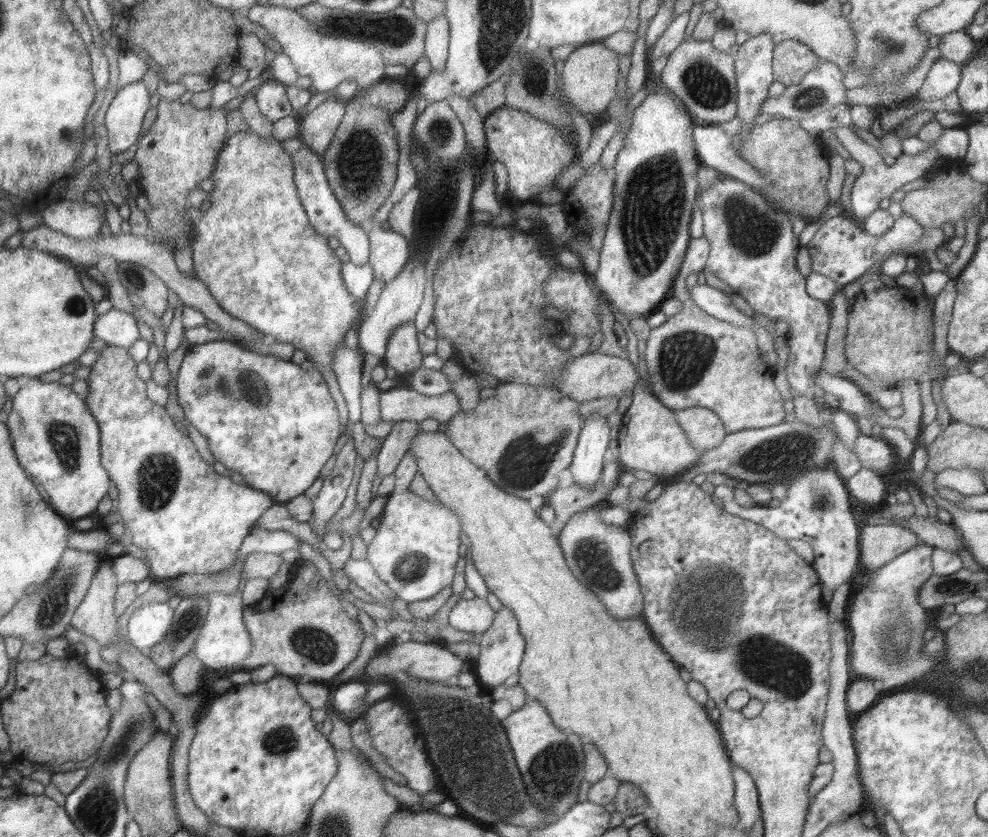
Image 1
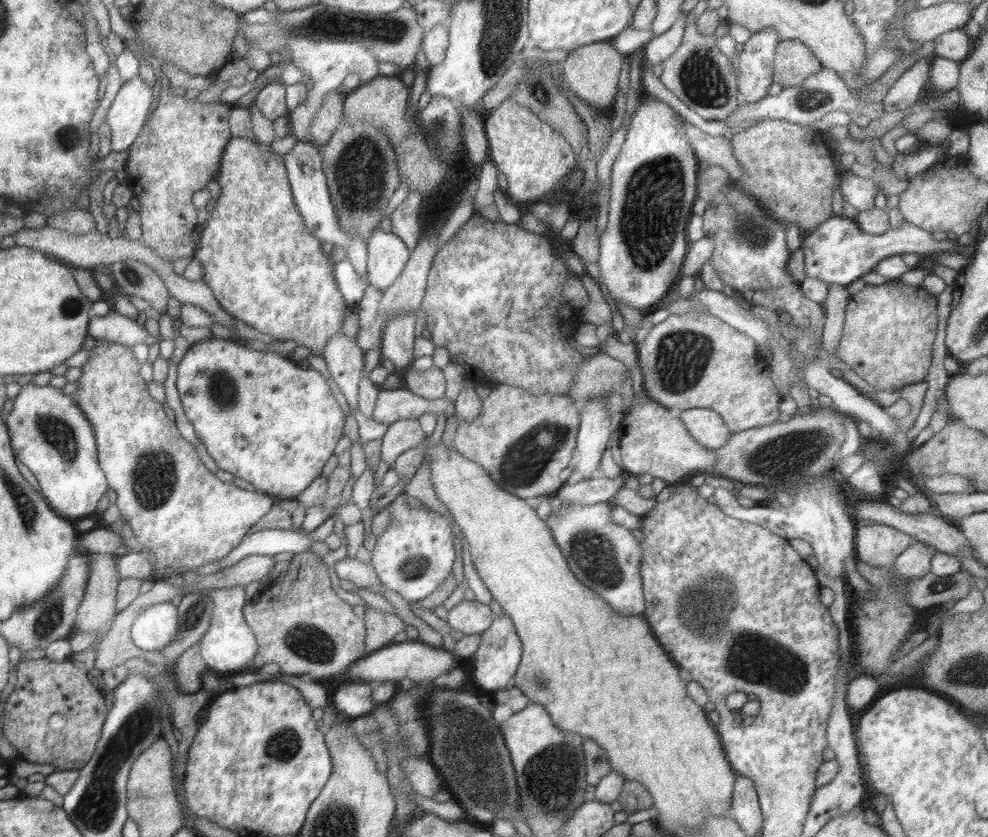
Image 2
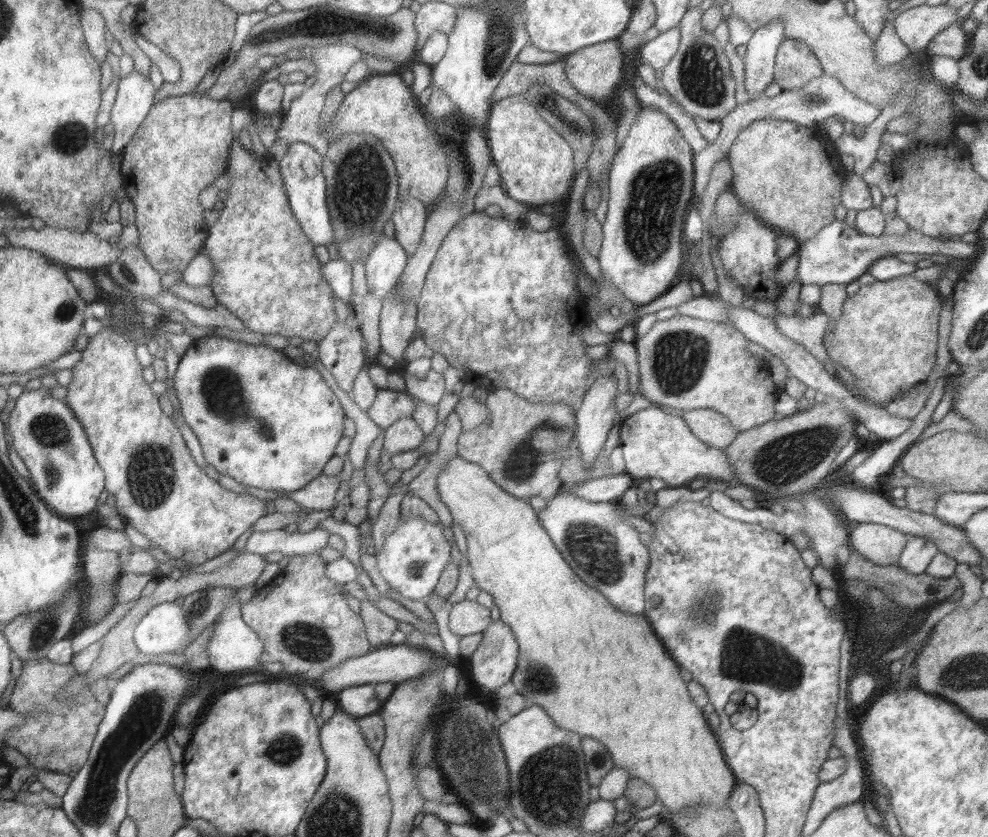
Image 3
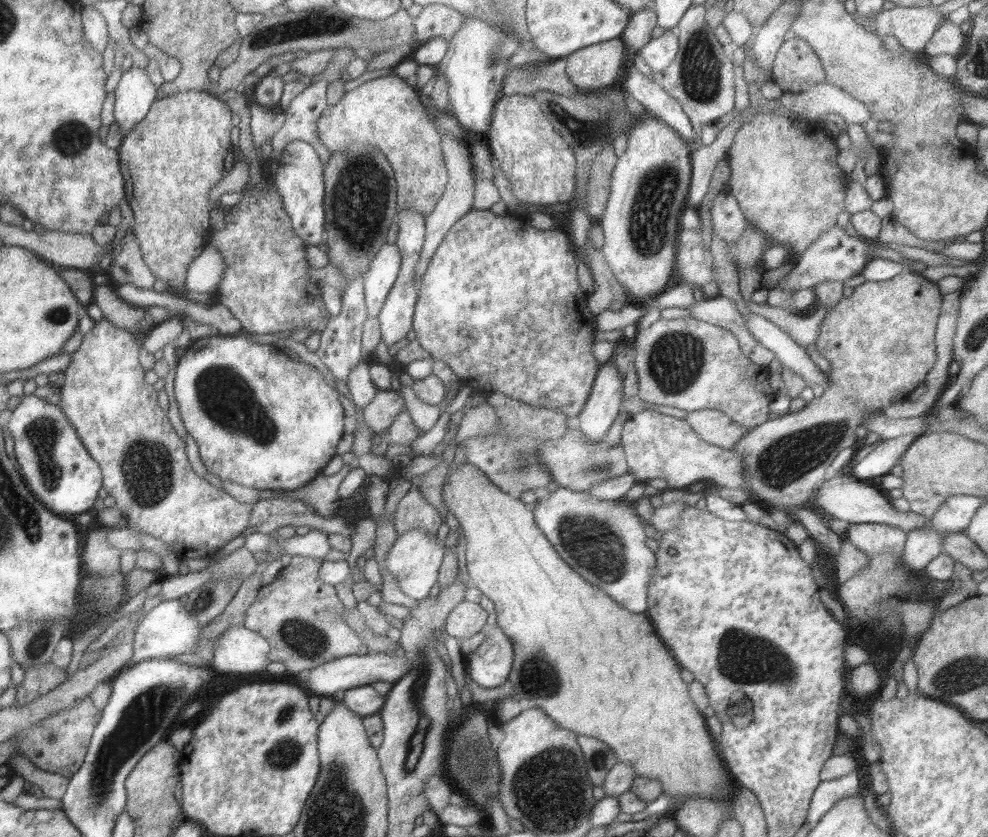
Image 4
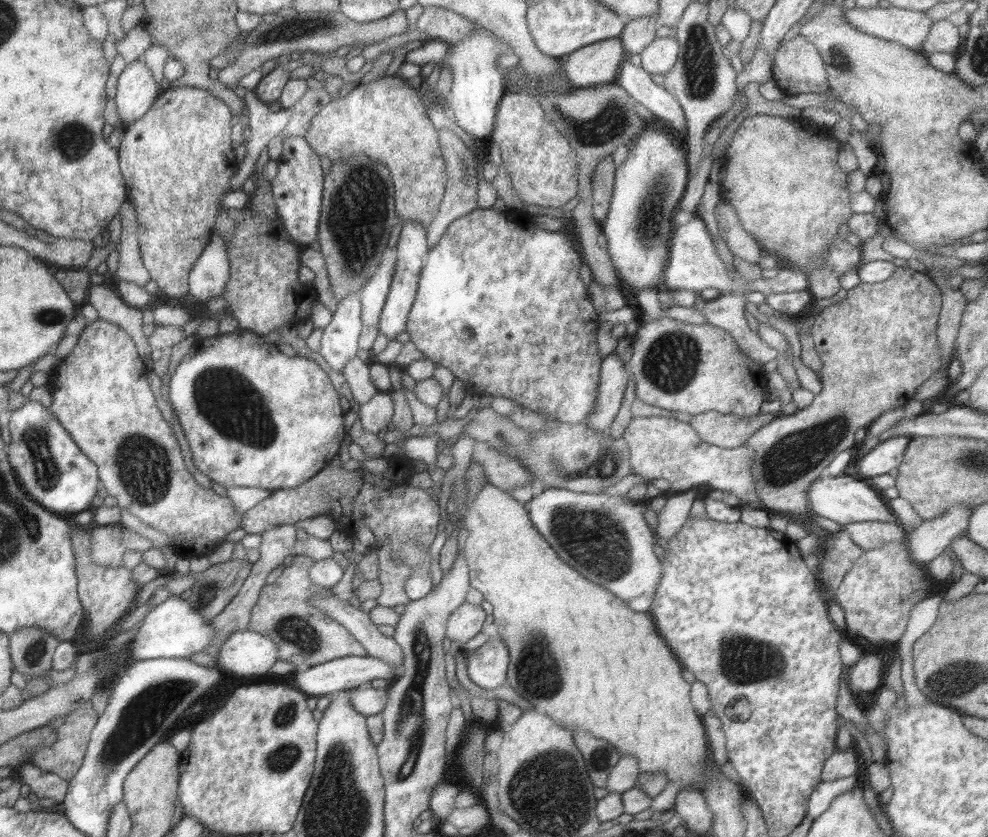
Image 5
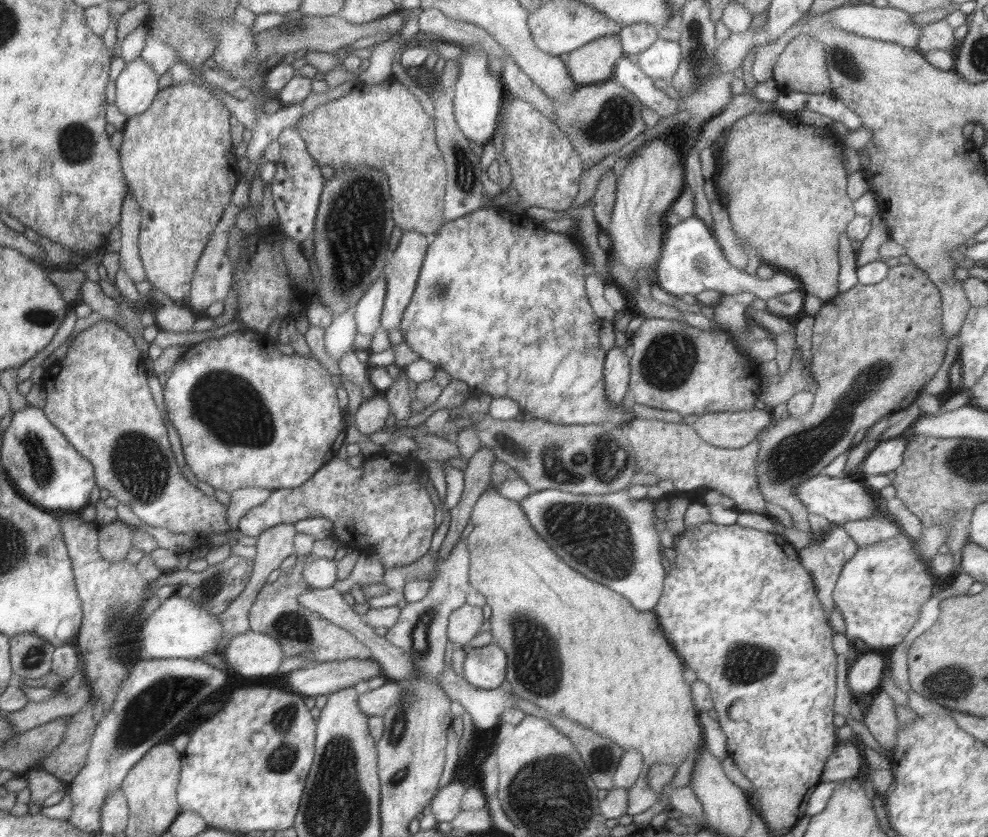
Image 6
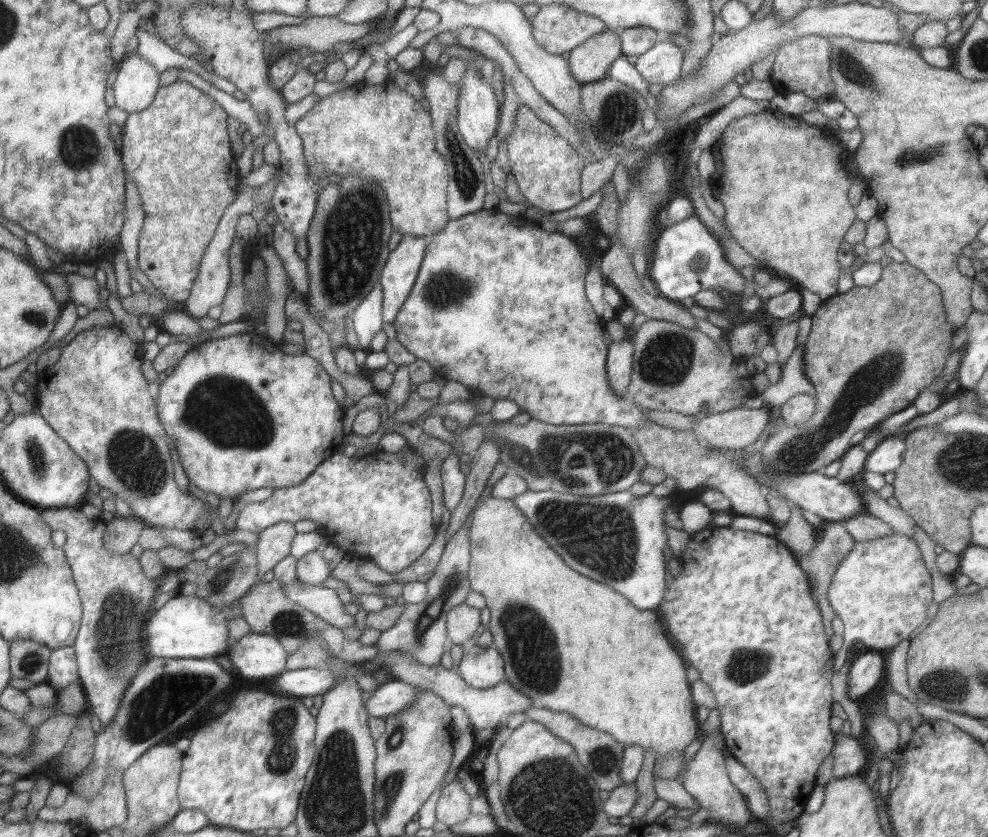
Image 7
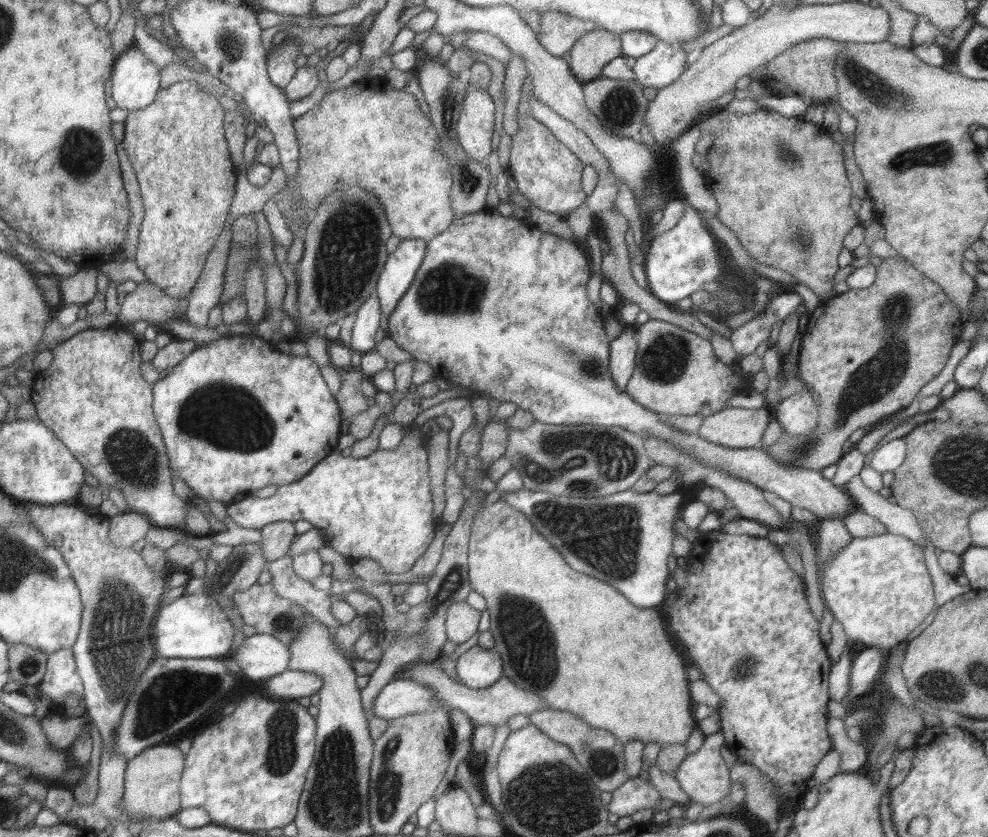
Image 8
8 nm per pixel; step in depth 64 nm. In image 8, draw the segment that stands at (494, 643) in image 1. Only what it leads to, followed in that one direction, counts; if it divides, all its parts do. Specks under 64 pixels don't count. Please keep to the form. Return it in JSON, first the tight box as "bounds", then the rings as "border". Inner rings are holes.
{"bounds":[455,644,505,689],"border":[[[478,644],[458,657],[455,670],[461,682],[473,689],[488,688],[505,674],[500,653]]]}

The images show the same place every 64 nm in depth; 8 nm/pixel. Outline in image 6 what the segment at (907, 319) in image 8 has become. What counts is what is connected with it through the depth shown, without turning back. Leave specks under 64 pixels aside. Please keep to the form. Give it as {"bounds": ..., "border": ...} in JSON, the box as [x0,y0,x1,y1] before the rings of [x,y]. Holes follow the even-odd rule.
{"bounds":[755,263,948,551],"border":[[[900,263],[897,266],[890,268],[890,270],[888,270],[888,276],[886,276],[882,282],[877,282],[876,285],[863,285],[858,282],[853,287],[842,289],[841,293],[836,297],[824,302],[818,314],[814,317],[815,324],[813,326],[811,348],[812,363],[808,368],[818,385],[815,393],[814,405],[812,405],[812,409],[810,409],[808,413],[802,417],[796,418],[796,420],[779,421],[776,422],[774,426],[766,427],[766,430],[755,439],[759,445],[756,468],[759,490],[768,504],[772,503],[780,508],[784,508],[784,510],[788,510],[791,514],[794,527],[786,528],[780,536],[792,543],[796,550],[799,551],[800,549],[804,549],[804,547],[808,547],[808,545],[812,544],[814,539],[819,537],[819,535],[812,530],[810,527],[811,524],[808,522],[809,508],[806,507],[795,494],[795,489],[797,488],[796,485],[799,484],[798,482],[804,482],[808,480],[808,478],[812,478],[812,476],[822,473],[829,463],[831,463],[836,457],[846,451],[850,452],[853,447],[852,440],[857,431],[868,430],[870,427],[876,425],[876,422],[879,422],[882,417],[906,409],[907,406],[917,400],[924,385],[929,382],[936,372],[938,372],[938,369],[944,361],[944,356],[946,355],[946,350],[948,348],[948,340],[946,340],[944,330],[942,330],[942,309],[943,302],[940,289],[930,280],[930,277],[916,265]]]}

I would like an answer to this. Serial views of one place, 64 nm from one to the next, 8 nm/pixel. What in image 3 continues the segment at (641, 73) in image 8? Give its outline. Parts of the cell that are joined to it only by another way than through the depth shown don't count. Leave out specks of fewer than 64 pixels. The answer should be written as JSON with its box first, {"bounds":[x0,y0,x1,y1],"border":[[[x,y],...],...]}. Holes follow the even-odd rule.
{"bounds":[641,25,681,70],"border":[[[679,25],[667,32],[660,33],[656,38],[641,47],[641,60],[650,64],[654,70],[663,70],[677,53],[681,40]]]}

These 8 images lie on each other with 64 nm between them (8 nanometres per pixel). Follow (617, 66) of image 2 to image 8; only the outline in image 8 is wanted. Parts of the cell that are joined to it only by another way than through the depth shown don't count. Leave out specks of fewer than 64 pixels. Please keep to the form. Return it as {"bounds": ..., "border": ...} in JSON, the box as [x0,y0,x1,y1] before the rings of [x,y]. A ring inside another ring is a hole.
{"bounds":[570,30,622,83],"border":[[[592,30],[574,42],[570,49],[573,76],[583,83],[603,77],[602,68],[612,58],[622,55],[619,34]]]}

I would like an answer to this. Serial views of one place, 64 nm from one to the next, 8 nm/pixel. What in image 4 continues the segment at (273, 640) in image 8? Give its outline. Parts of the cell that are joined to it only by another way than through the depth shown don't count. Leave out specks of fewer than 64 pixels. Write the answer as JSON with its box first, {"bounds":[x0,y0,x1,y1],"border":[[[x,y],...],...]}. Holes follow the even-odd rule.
{"bounds":[210,625,272,674],"border":[[[230,625],[216,641],[214,657],[210,665],[216,672],[252,674],[260,672],[270,664],[268,653],[272,652],[270,642],[245,625]]]}

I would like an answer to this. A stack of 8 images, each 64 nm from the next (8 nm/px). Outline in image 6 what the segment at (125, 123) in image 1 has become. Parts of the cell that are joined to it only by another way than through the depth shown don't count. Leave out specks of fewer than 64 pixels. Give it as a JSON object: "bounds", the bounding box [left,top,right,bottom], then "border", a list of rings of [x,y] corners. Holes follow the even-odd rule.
{"bounds":[114,58,161,117],"border":[[[142,58],[126,63],[115,82],[117,94],[114,104],[128,117],[148,110],[161,90],[156,71]]]}

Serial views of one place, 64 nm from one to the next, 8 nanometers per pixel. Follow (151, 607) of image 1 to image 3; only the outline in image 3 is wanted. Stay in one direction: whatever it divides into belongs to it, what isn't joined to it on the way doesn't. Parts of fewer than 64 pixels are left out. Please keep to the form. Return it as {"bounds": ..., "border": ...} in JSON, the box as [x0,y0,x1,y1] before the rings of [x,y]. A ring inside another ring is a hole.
{"bounds":[134,601,190,659],"border":[[[175,601],[162,602],[152,610],[149,610],[141,619],[136,627],[134,627],[134,642],[136,647],[140,649],[141,659],[146,655],[158,655],[162,653],[178,652],[178,649],[188,641],[190,635],[190,624],[186,612],[182,610],[182,606]]]}

